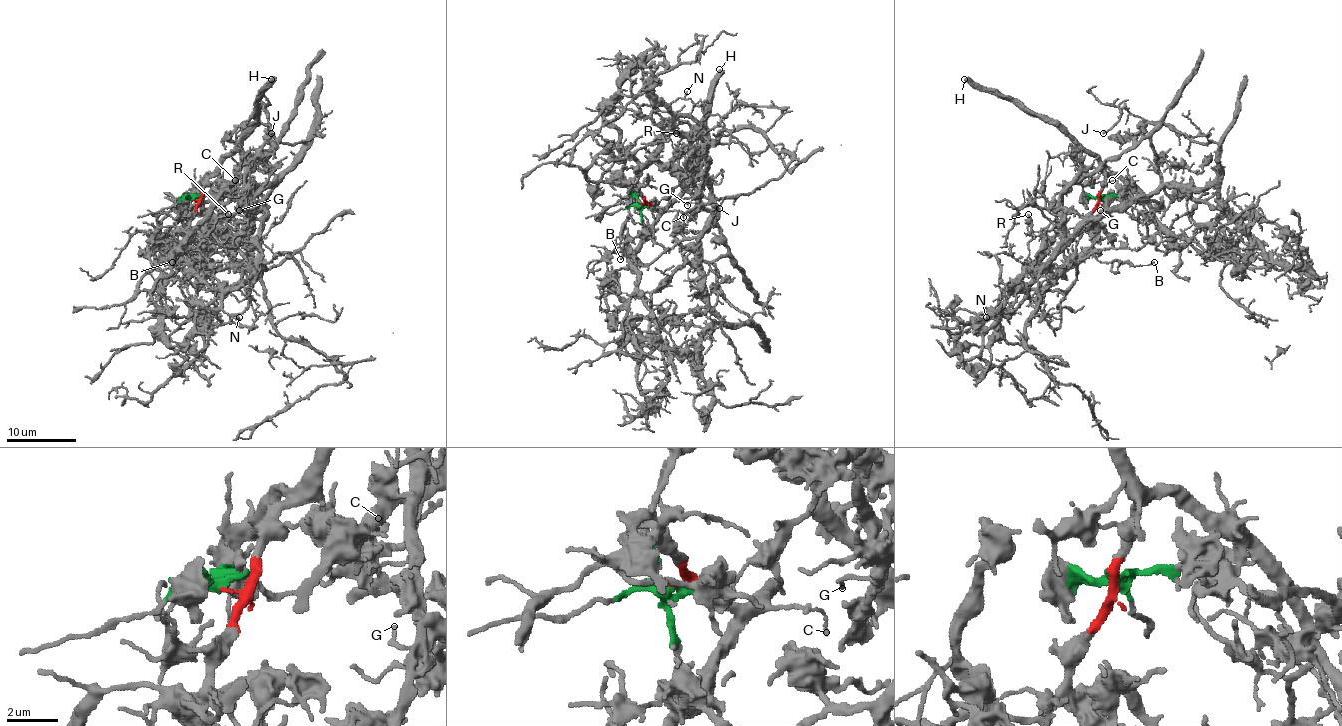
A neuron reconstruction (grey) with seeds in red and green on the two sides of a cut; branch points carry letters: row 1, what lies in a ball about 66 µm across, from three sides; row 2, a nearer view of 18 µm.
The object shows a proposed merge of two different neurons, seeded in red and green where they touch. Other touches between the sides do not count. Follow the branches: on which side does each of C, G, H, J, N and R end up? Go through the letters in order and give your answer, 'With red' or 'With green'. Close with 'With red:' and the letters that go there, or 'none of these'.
C: With red
G: With green
H: With red
J: With green
N: With green
R: With red
With red: C, H, R

